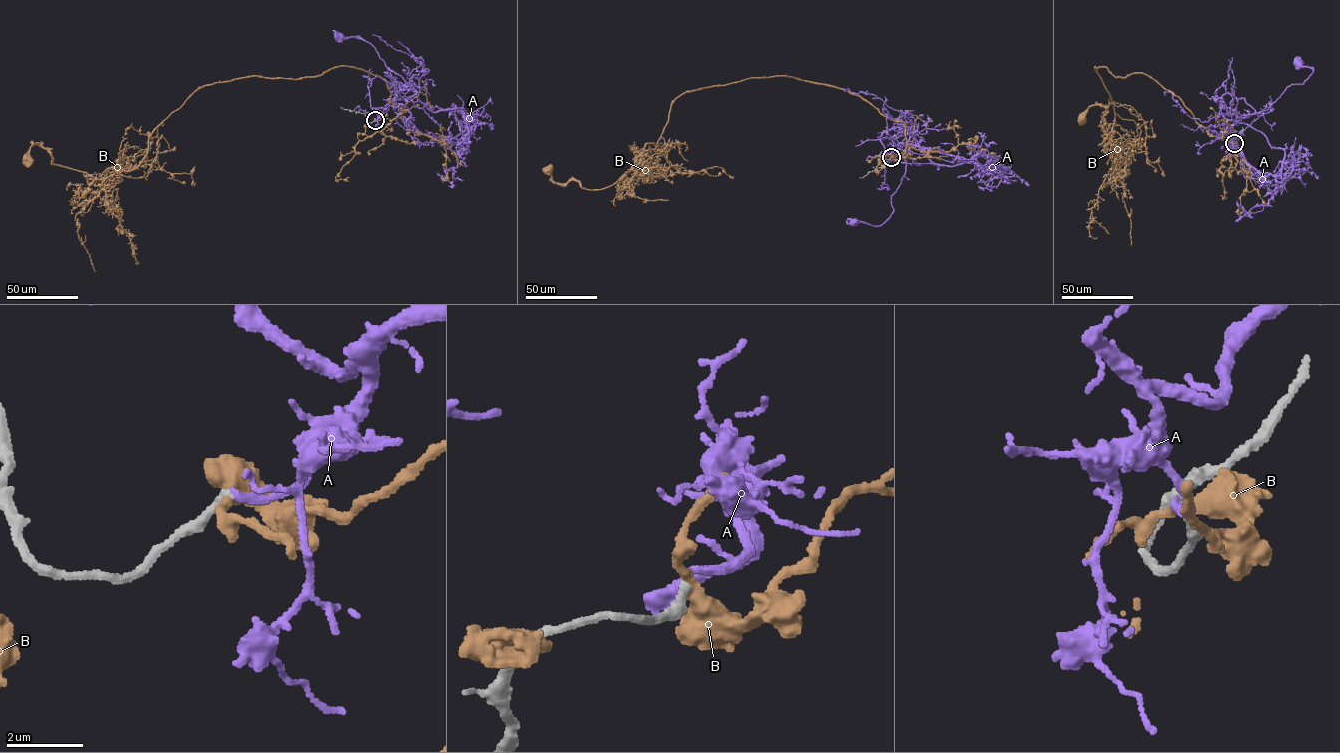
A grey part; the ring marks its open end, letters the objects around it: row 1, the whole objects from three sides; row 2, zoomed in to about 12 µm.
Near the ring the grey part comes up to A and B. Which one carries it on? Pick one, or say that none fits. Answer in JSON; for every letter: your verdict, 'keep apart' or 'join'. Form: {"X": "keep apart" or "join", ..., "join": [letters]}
{"A": "join", "B": "keep apart", "join": ["A"]}

